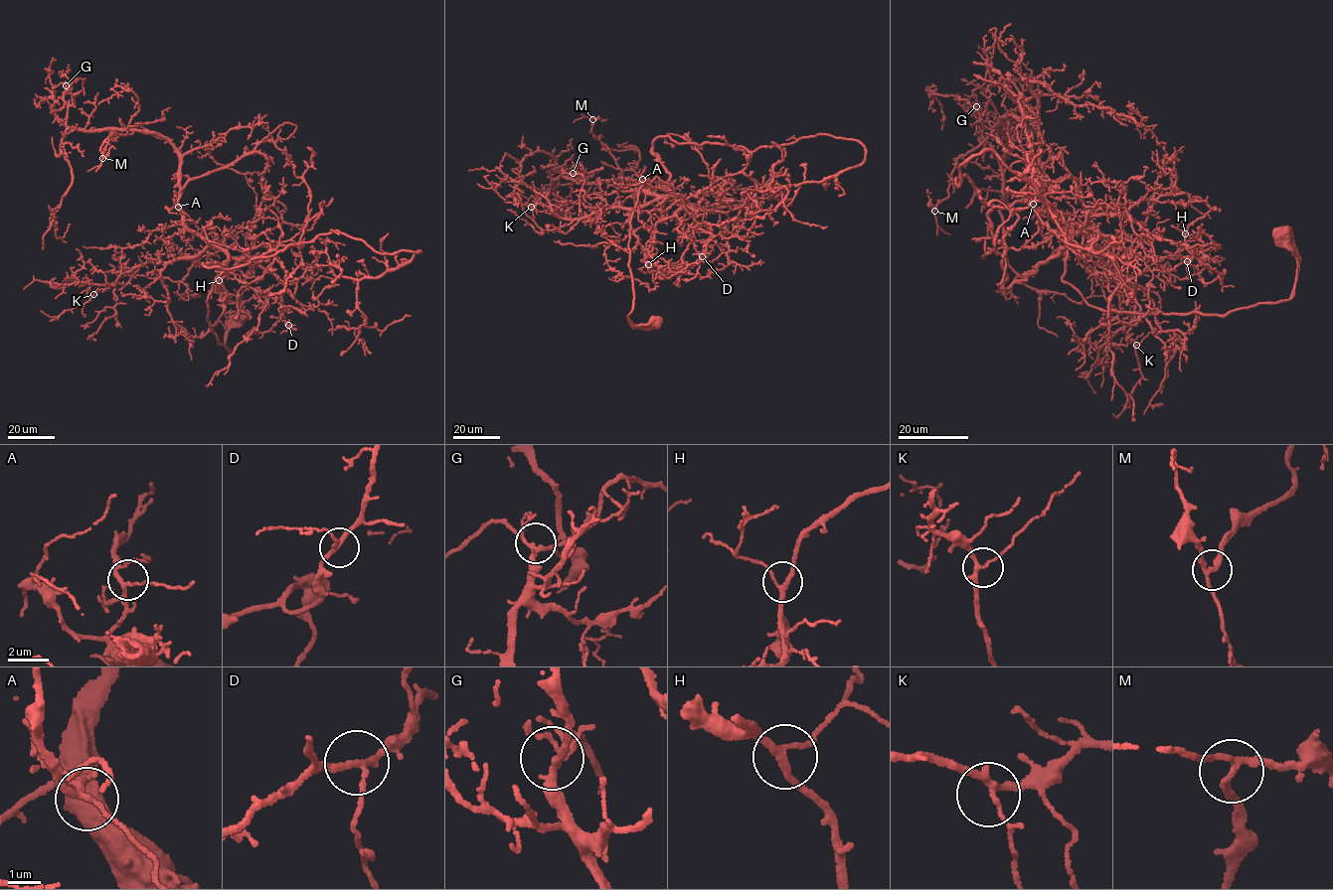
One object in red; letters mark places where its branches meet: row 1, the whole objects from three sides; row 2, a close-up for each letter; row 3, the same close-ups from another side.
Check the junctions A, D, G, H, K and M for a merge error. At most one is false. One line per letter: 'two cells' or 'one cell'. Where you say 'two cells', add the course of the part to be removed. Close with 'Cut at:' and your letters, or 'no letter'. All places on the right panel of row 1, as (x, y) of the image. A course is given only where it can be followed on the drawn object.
A: one cell
D: one cell
G: one cell
H: one cell
K: one cell
M: one cell
Cut at: no letter

